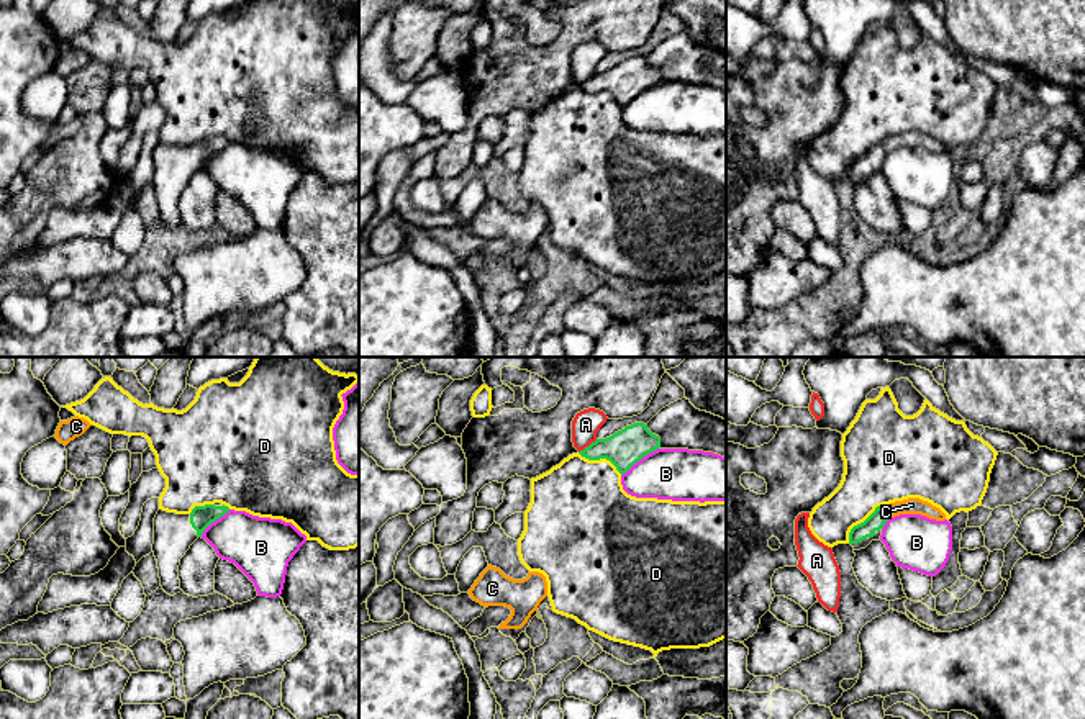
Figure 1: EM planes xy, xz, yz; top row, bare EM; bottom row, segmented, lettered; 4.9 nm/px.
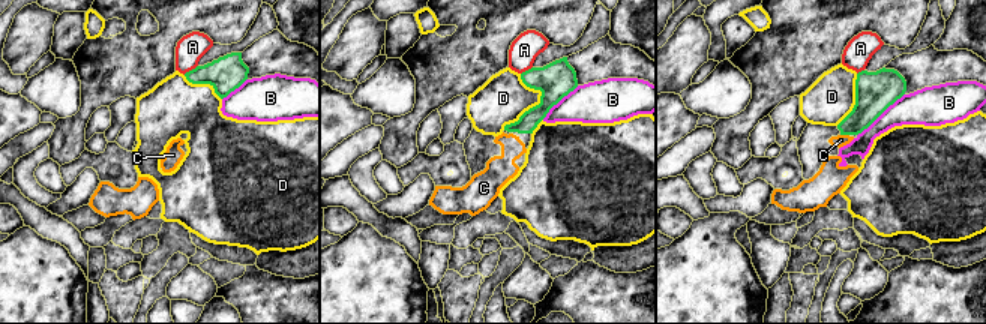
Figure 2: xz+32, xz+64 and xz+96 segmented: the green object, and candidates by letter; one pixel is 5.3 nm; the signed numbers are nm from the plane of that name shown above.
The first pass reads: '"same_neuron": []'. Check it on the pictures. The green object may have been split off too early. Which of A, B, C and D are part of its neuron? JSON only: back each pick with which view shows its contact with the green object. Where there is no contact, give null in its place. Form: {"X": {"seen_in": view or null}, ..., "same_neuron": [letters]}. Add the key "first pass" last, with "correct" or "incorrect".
{"C": {"seen_in": "yz"}, "same_neuron": ["C"], "first pass": "incorrect"}

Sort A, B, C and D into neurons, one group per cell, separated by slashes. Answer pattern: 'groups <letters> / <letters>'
groups A / B / C / D

